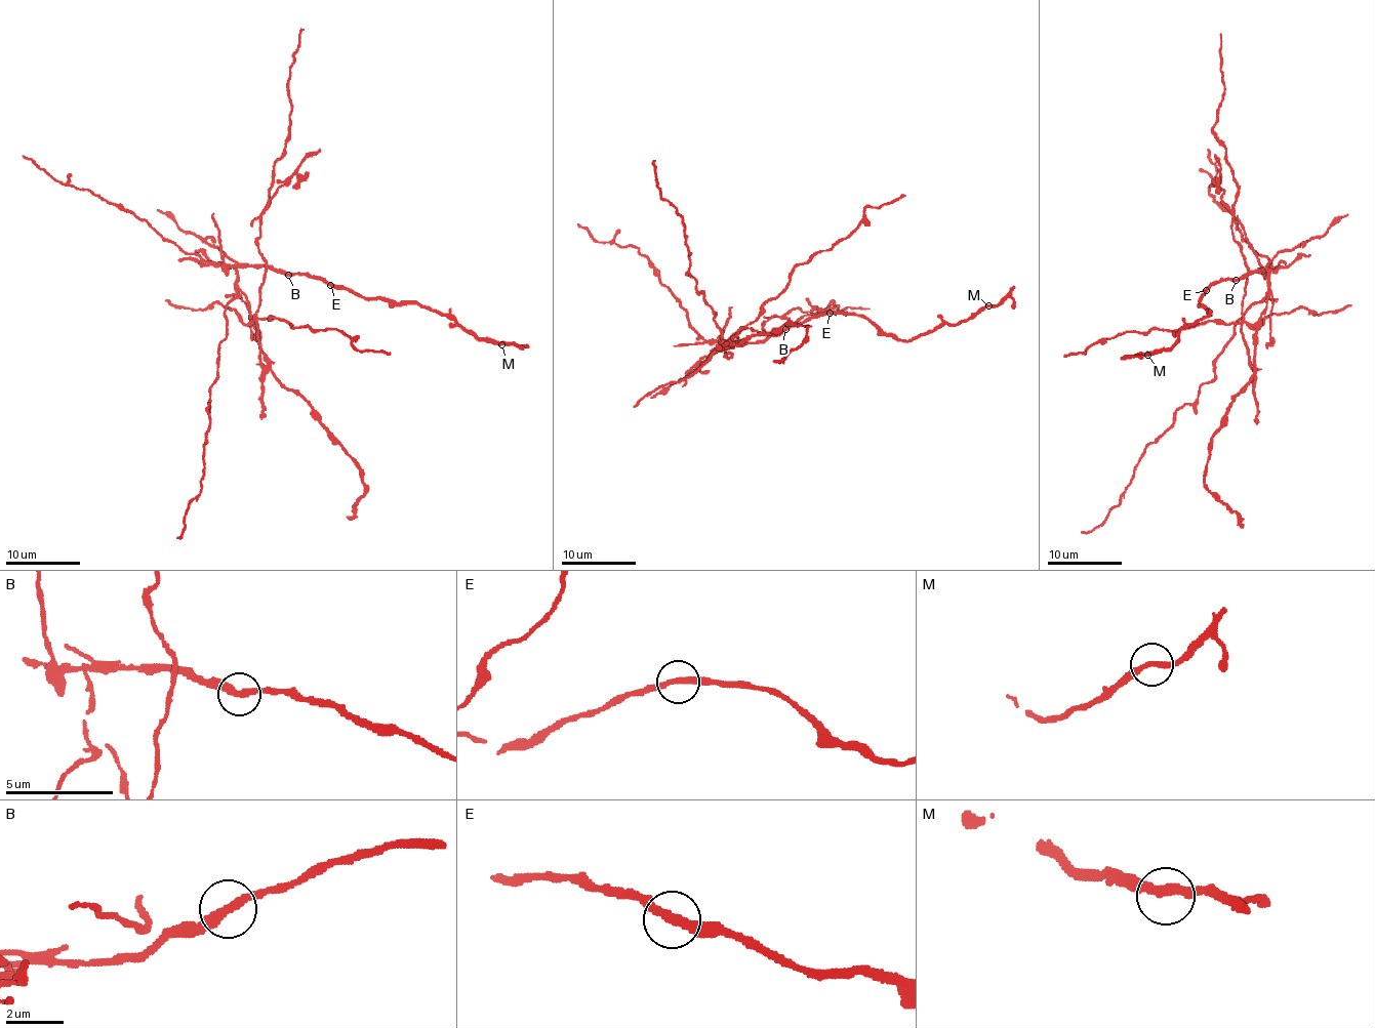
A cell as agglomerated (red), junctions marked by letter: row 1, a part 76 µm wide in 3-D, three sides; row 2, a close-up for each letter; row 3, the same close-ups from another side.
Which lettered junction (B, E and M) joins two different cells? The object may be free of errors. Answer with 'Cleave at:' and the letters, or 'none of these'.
Cleave at: B

